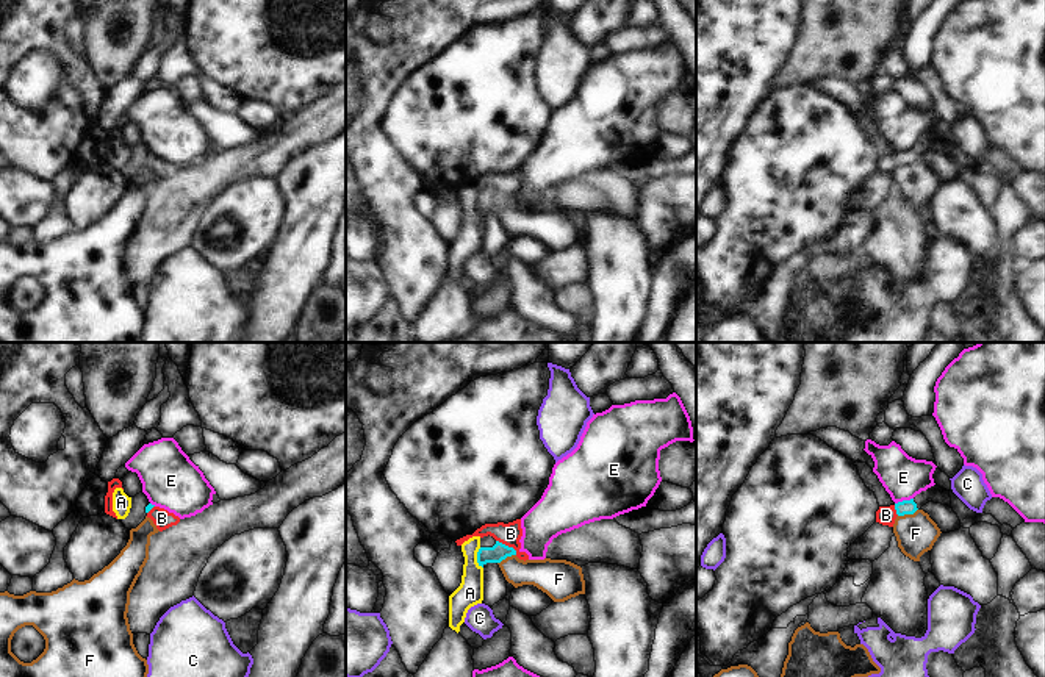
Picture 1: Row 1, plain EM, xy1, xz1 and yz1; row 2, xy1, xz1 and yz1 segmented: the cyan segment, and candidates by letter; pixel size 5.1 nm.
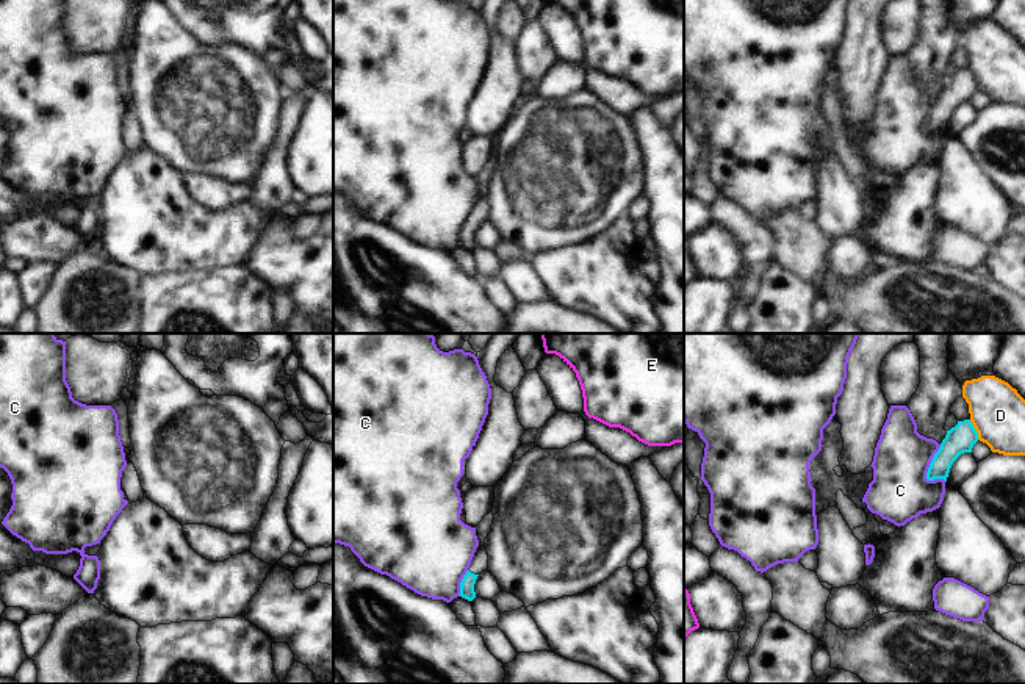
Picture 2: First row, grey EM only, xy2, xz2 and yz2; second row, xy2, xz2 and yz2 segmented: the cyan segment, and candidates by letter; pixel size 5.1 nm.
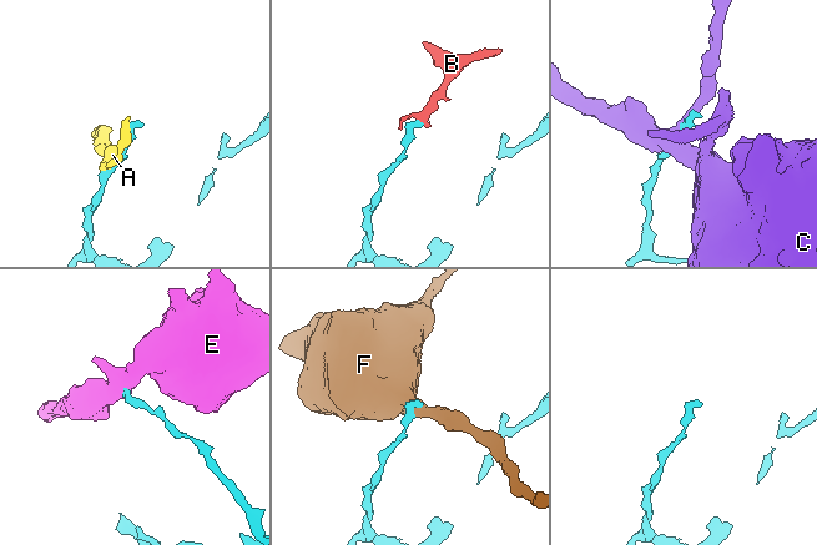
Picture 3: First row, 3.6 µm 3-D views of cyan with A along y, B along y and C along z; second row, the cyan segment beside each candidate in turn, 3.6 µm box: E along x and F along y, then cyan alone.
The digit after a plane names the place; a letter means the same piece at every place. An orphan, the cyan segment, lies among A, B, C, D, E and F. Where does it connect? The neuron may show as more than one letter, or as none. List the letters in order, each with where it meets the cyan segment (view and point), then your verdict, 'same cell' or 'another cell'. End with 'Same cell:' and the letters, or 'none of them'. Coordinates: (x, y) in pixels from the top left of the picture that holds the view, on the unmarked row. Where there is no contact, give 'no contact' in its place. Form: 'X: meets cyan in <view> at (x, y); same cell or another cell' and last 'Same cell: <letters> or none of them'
A: meets cyan in xz1 at (477, 208); another cell
B: meets cyan in xz1 at (507, 196); another cell
C: meets cyan in yz2 at (930, 113); another cell
D: meets cyan in yz2 at (974, 79); another cell
E: meets cyan in yz1 at (903, 150); another cell
F: meets cyan in yz1 at (908, 163); another cell
Same cell: none of them

